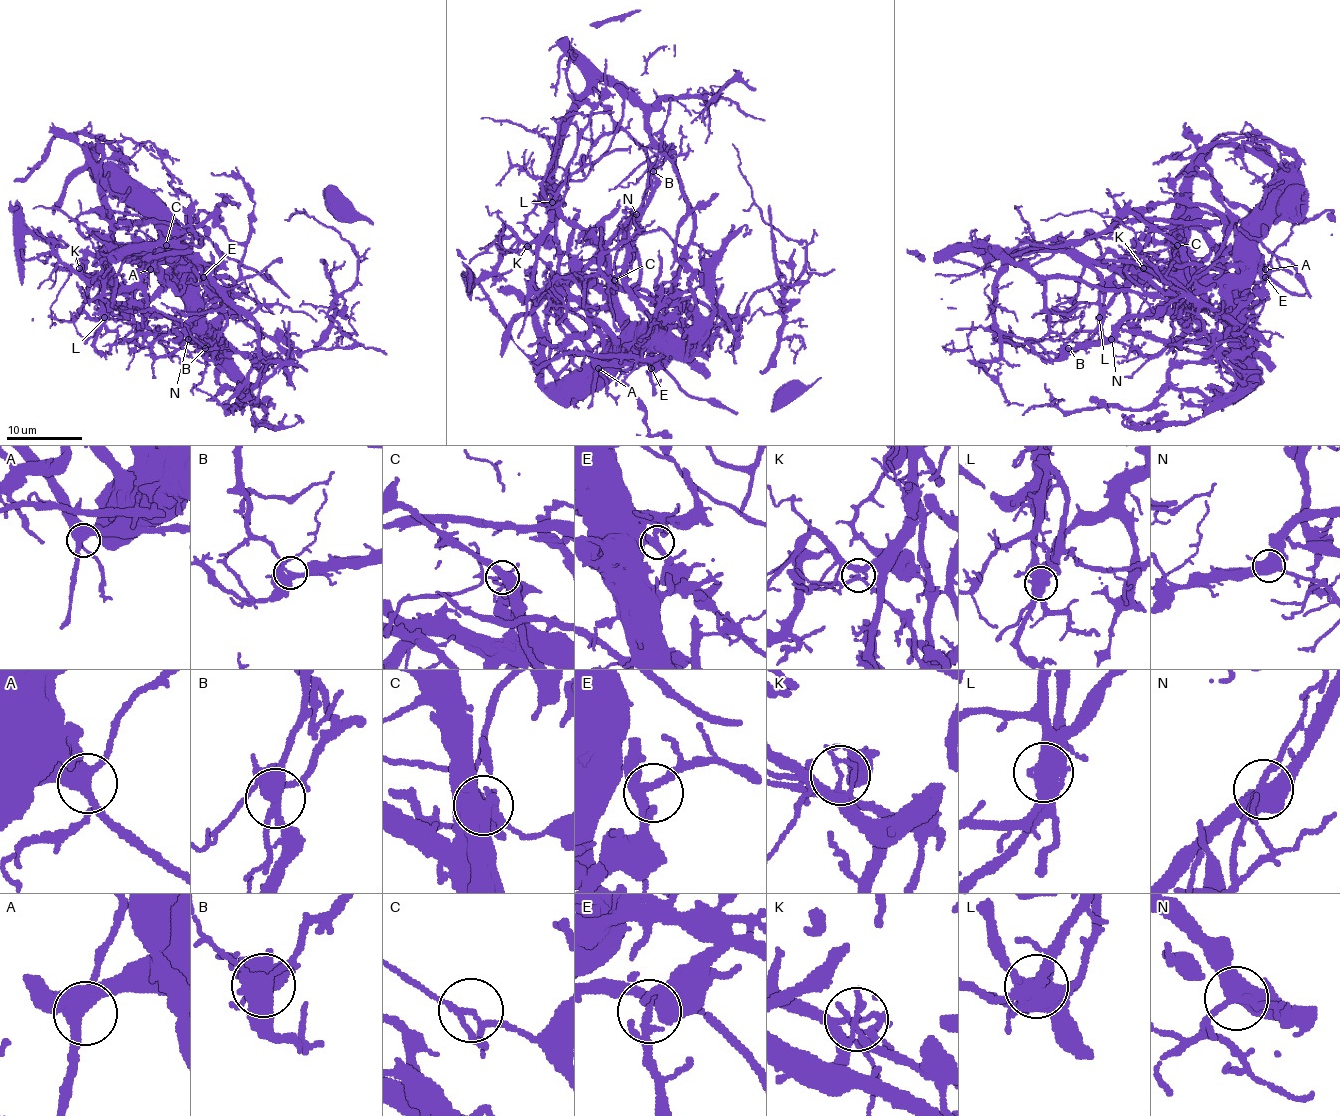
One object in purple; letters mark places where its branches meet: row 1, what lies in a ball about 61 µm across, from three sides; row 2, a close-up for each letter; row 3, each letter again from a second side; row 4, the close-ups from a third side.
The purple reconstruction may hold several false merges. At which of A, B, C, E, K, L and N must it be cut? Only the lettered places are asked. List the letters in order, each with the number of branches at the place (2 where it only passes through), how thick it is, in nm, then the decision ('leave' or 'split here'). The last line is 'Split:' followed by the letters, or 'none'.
A: 4 branches meet; 440 nm thick; leave
B: 7 branches meet; 400 nm thick; split here
C: 3 branches meet; 120 nm thick; split here
E: 3 branches meet; 280 nm thick; leave
K: 3 branches meet; 160 nm thick; split here
L: 4 branches meet; 550 nm thick; split here
N: 4 branches meet; 500 nm thick; split here
Split: B, C, K, L, N

